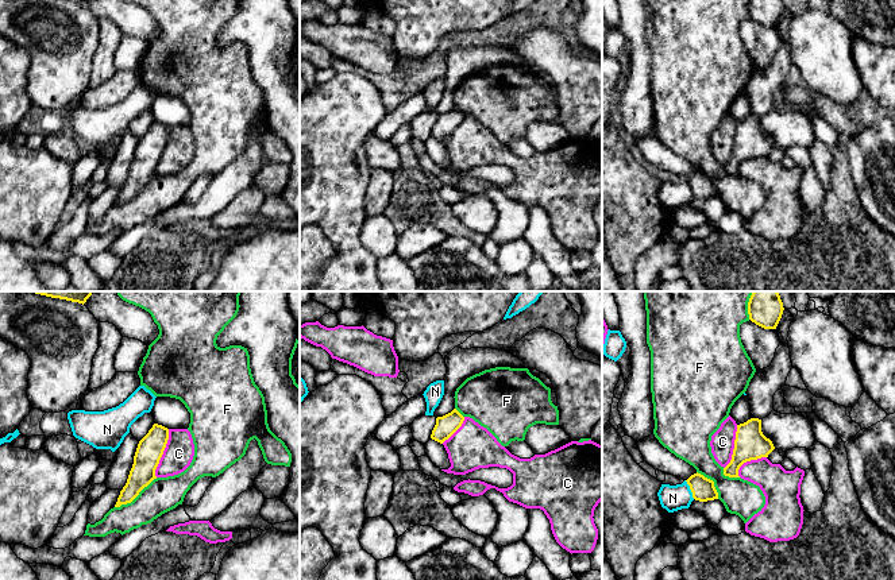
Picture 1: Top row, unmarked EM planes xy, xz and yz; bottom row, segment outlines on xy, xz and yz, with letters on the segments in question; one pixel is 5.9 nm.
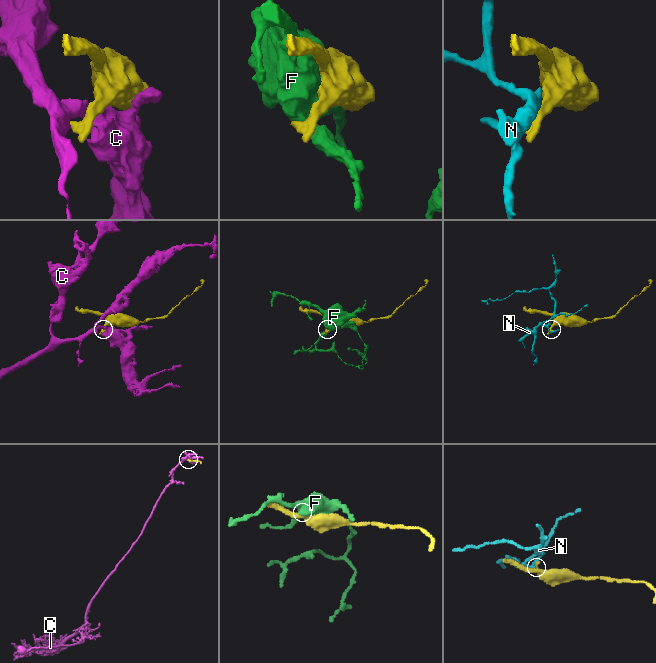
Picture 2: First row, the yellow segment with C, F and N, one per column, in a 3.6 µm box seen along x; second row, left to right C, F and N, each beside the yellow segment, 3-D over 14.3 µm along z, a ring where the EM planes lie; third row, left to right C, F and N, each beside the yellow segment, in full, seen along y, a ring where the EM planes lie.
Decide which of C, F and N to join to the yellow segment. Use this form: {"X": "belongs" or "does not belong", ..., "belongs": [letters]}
{"C": "does not belong", "F": "does not belong", "N": "does not belong", "belongs": []}

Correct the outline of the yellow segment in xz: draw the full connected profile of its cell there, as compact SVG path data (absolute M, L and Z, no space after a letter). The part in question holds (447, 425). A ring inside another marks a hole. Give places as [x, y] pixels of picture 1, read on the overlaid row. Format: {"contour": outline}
{"contour": "M456 409L443 417L437 417L431 438L443 444L462 426L463 421L464 417Z"}

